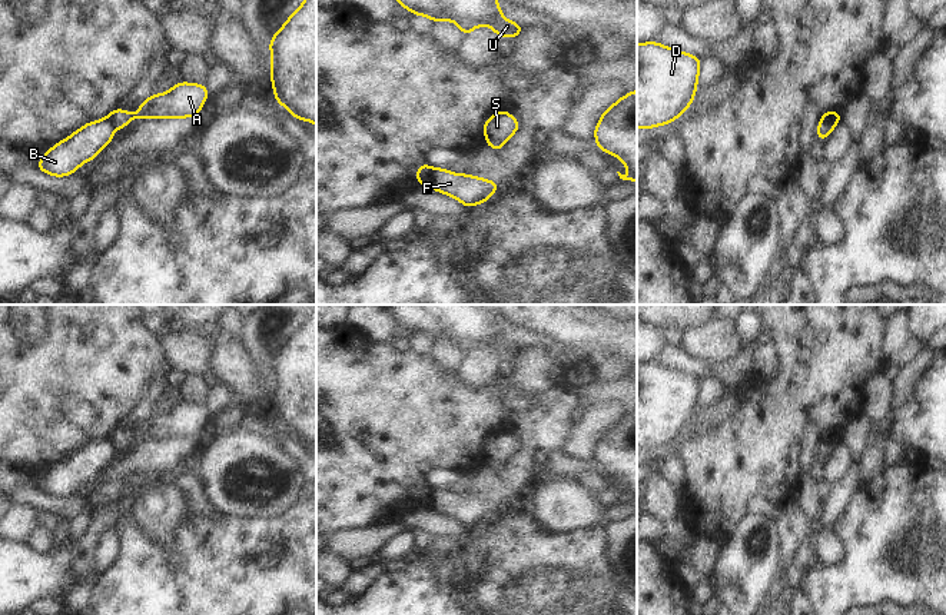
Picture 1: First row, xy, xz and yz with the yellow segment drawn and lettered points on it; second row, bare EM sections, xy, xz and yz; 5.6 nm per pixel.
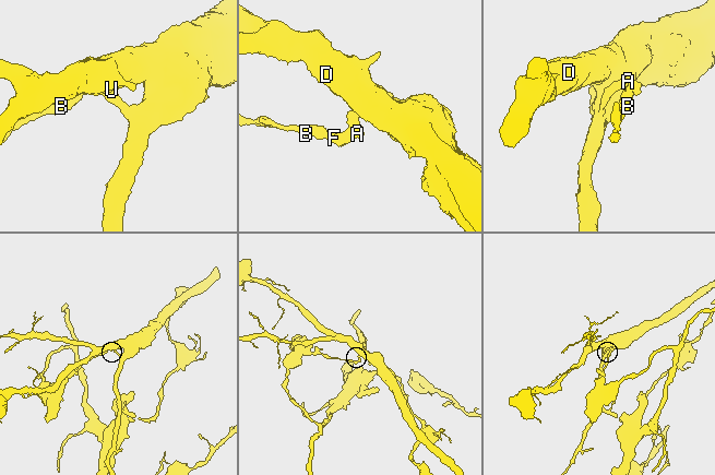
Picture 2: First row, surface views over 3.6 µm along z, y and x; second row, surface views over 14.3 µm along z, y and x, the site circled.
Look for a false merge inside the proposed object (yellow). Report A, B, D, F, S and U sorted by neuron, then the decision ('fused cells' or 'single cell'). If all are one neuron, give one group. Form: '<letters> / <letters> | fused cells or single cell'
A D F S U / B | fused cells

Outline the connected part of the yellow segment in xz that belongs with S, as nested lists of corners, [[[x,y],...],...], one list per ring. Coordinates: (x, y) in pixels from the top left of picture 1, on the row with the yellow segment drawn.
[[[505,109],[489,116],[482,126],[485,133],[485,144],[501,152],[504,143],[520,129],[520,122]]]

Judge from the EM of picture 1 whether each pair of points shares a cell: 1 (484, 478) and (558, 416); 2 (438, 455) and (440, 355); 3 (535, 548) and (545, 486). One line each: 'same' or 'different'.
1: same
2: different
3: different

